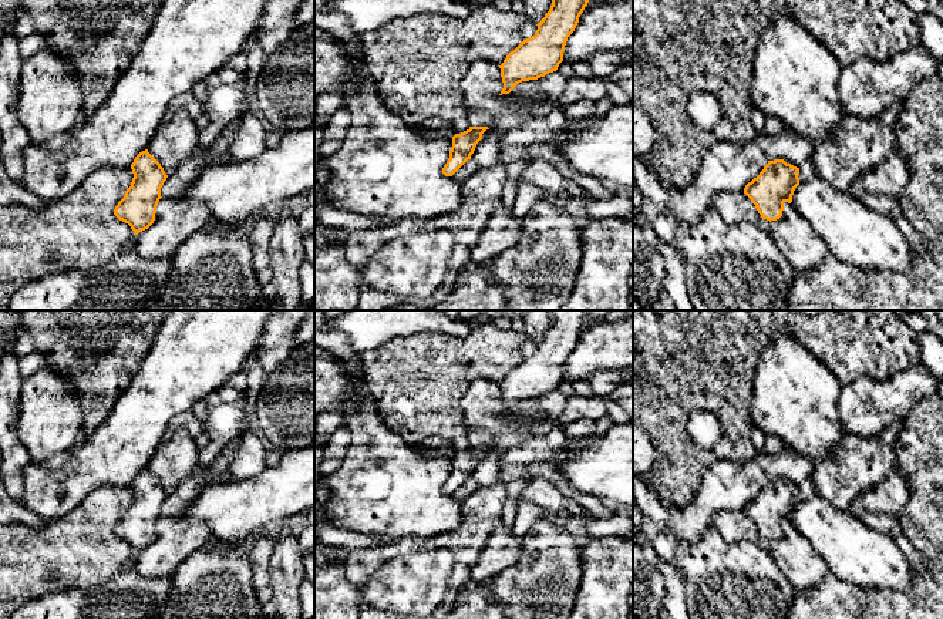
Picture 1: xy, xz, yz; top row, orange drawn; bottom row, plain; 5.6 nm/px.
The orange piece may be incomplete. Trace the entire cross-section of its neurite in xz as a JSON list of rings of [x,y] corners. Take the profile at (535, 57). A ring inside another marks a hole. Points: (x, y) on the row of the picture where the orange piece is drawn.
[[[552,0],[549,11],[542,21],[536,24],[536,33],[531,38],[523,40],[499,65],[504,83],[499,95],[509,94],[522,81],[538,80],[558,70],[563,61],[568,37],[575,31],[587,3],[589,0]]]

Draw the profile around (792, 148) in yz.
[[[784,128],[777,137],[757,134],[752,144],[767,155],[768,161],[784,159],[797,168],[811,158],[815,149],[811,139],[788,128]]]

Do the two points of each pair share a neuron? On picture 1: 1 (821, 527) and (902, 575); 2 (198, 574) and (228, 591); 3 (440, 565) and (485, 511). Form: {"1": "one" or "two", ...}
{"1": "one", "2": "one", "3": "two"}

